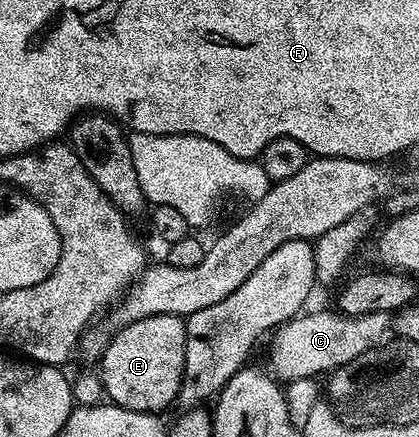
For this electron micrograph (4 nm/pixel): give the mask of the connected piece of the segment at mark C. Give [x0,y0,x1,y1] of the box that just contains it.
[271,311,395,381]

